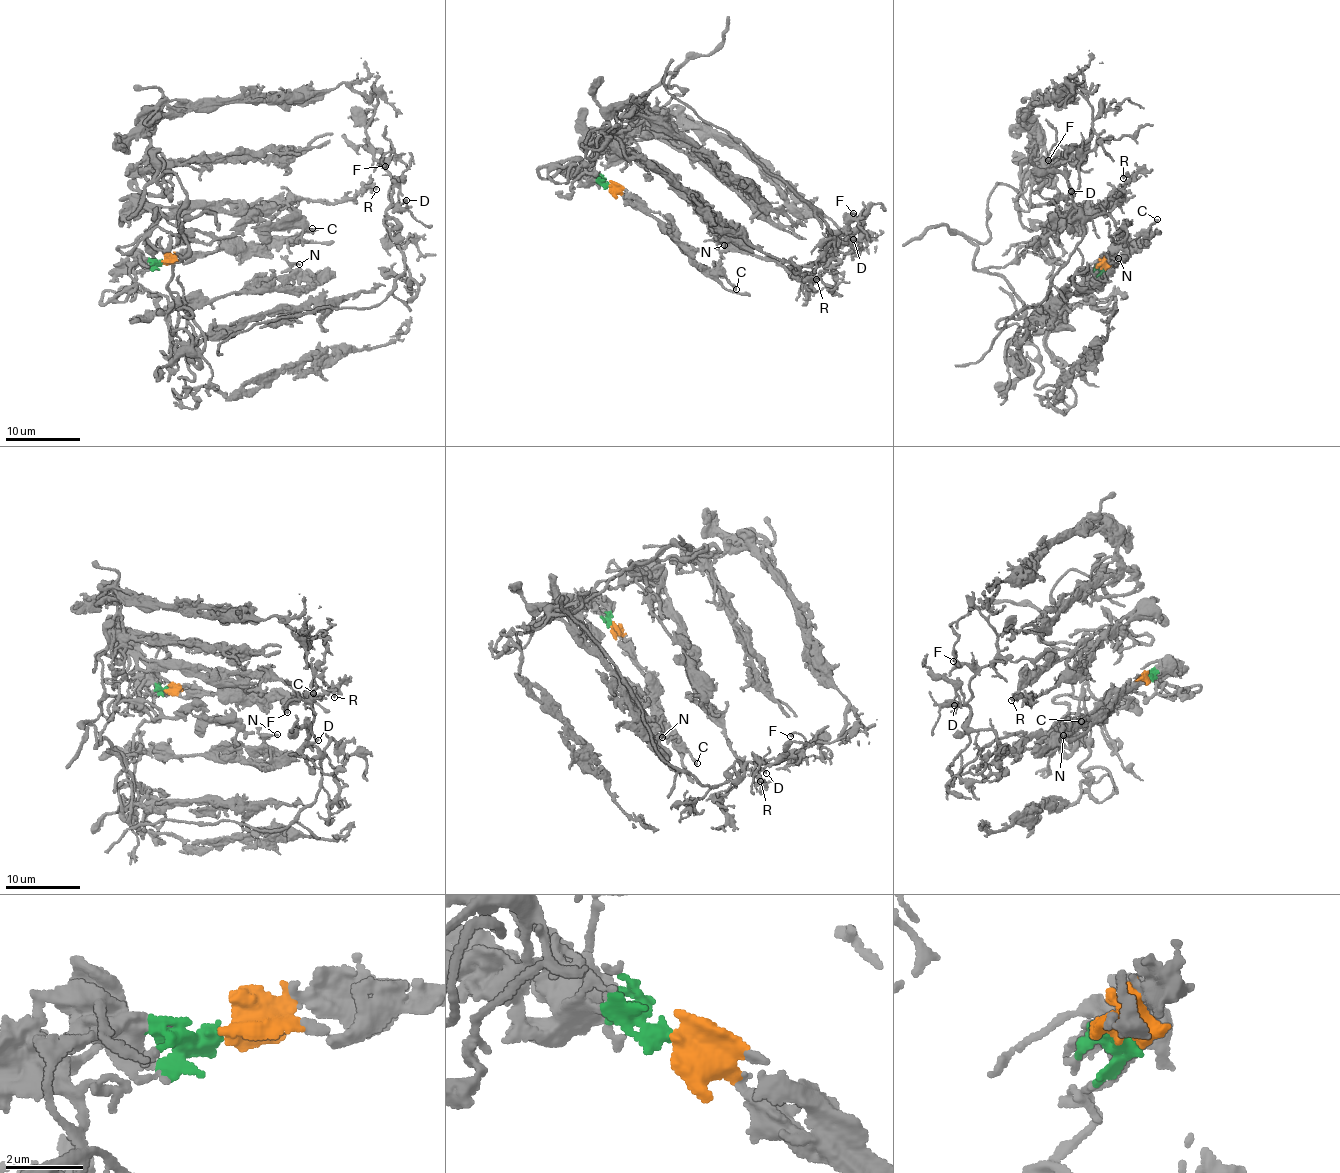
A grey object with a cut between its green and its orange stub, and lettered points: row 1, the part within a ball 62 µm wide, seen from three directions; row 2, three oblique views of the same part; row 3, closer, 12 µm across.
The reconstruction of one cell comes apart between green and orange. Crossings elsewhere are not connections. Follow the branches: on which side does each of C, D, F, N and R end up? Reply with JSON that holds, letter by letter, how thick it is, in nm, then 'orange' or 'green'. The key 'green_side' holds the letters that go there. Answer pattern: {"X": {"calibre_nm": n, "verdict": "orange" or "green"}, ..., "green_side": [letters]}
{"C": {"calibre_nm": 220, "verdict": "orange"}, "D": {"calibre_nm": 150, "verdict": "green"}, "F": {"calibre_nm": 150, "verdict": "green"}, "N": {"calibre_nm": 170, "verdict": "green"}, "R": {"calibre_nm": 180, "verdict": "green"}, "green_side": ["D", "F", "N", "R"]}

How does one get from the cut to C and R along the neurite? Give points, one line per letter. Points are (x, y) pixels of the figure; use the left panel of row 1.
C: (163, 261), (188, 261), (221, 250), (265, 251), (312, 228)
R: (163, 261), (136, 281), (175, 303), (181, 257), (151, 231), (162, 217), (376, 189)

